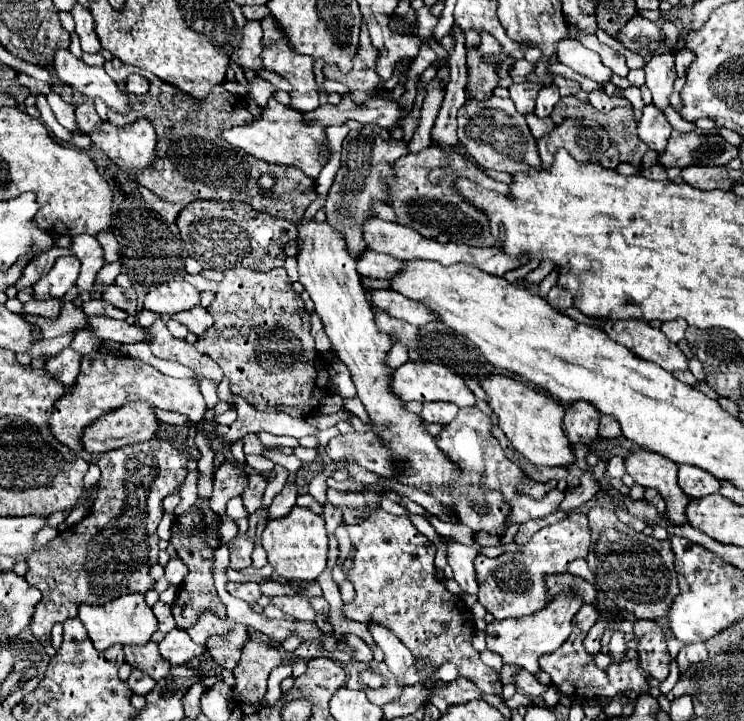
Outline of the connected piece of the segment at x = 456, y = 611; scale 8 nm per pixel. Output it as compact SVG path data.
M381 508L373 510L363 524L345 528L357 554L355 566L349 572L349 580L355 586L355 598L343 604L343 618L363 624L381 624L411 650L415 660L423 658L433 668L451 662L457 666L459 676L471 680L481 692L501 692L503 686L497 672L481 662L479 652L471 644L475 630L471 610L435 576L435 544L423 536L407 516L393 516Z

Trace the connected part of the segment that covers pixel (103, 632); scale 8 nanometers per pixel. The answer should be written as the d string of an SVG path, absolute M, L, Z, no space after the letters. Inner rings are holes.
M127 594L123 598L117 598L113 602L107 602L105 606L81 606L79 608L79 620L85 624L89 638L97 650L107 650L113 644L121 646L143 646L151 640L153 632L157 630L157 620L153 610L145 604L143 594Z

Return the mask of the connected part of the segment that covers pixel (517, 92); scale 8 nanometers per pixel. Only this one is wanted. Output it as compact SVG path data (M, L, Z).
M523 82L523 84L511 84L509 92L511 92L511 100L515 102L517 112L521 114L531 114L535 110L535 100L541 88L535 88L535 84L531 82Z

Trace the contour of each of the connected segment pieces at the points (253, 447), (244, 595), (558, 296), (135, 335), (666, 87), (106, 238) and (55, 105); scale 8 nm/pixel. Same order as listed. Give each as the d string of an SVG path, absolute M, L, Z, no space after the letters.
M255 434L243 436L243 452L245 454L255 454L255 456L259 456L263 452L263 444L259 442L259 438Z
M227 582L227 592L249 604L255 604L257 598L261 596L257 582Z
M553 286L547 294L547 302L553 306L553 308L569 308L573 304L571 300L571 292L559 288L559 286Z
M87 316L87 326L101 342L109 340L119 344L135 344L143 342L147 336L143 326L129 326L125 320L113 320L107 316Z
M657 54L645 64L645 78L647 88L653 94L653 106L661 112L669 106L669 96L673 92L673 82L677 78L673 56L671 54Z
M105 232L101 238L97 238L99 244L103 246L103 258L105 258L105 264L111 264L111 262L117 262L119 260L119 254L117 254L117 240L113 234Z
M49 92L49 94L47 94L47 102L49 102L49 106L51 106L55 118L59 120L59 124L61 124L63 128L67 128L69 132L75 132L75 130L77 130L77 122L75 122L75 106L63 102L61 96L55 94L55 92Z

